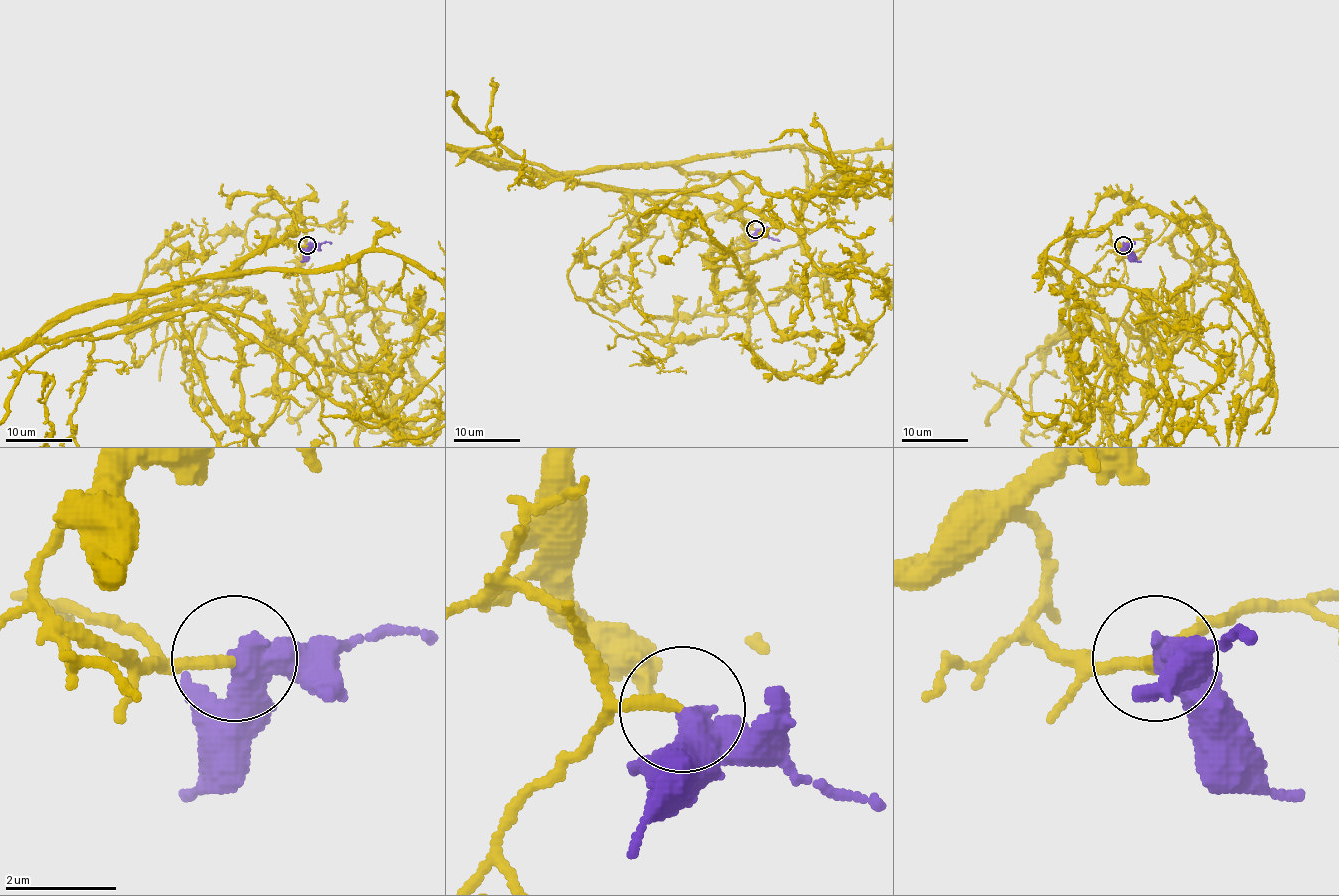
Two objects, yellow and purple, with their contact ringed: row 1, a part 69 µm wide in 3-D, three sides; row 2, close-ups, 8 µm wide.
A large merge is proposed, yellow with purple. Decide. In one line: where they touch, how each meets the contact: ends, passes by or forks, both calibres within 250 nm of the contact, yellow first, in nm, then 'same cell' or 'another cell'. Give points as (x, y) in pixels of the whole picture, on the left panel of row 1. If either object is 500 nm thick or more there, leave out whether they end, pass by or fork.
at (307, 245); yellow ends there; purple passes by; 200 nm thick on the yellow side, 440 nm on the other; same cell

